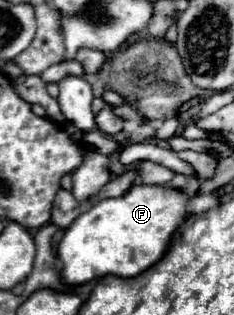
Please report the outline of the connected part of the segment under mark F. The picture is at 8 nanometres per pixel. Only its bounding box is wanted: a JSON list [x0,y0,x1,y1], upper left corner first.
[57,183,189,285]

